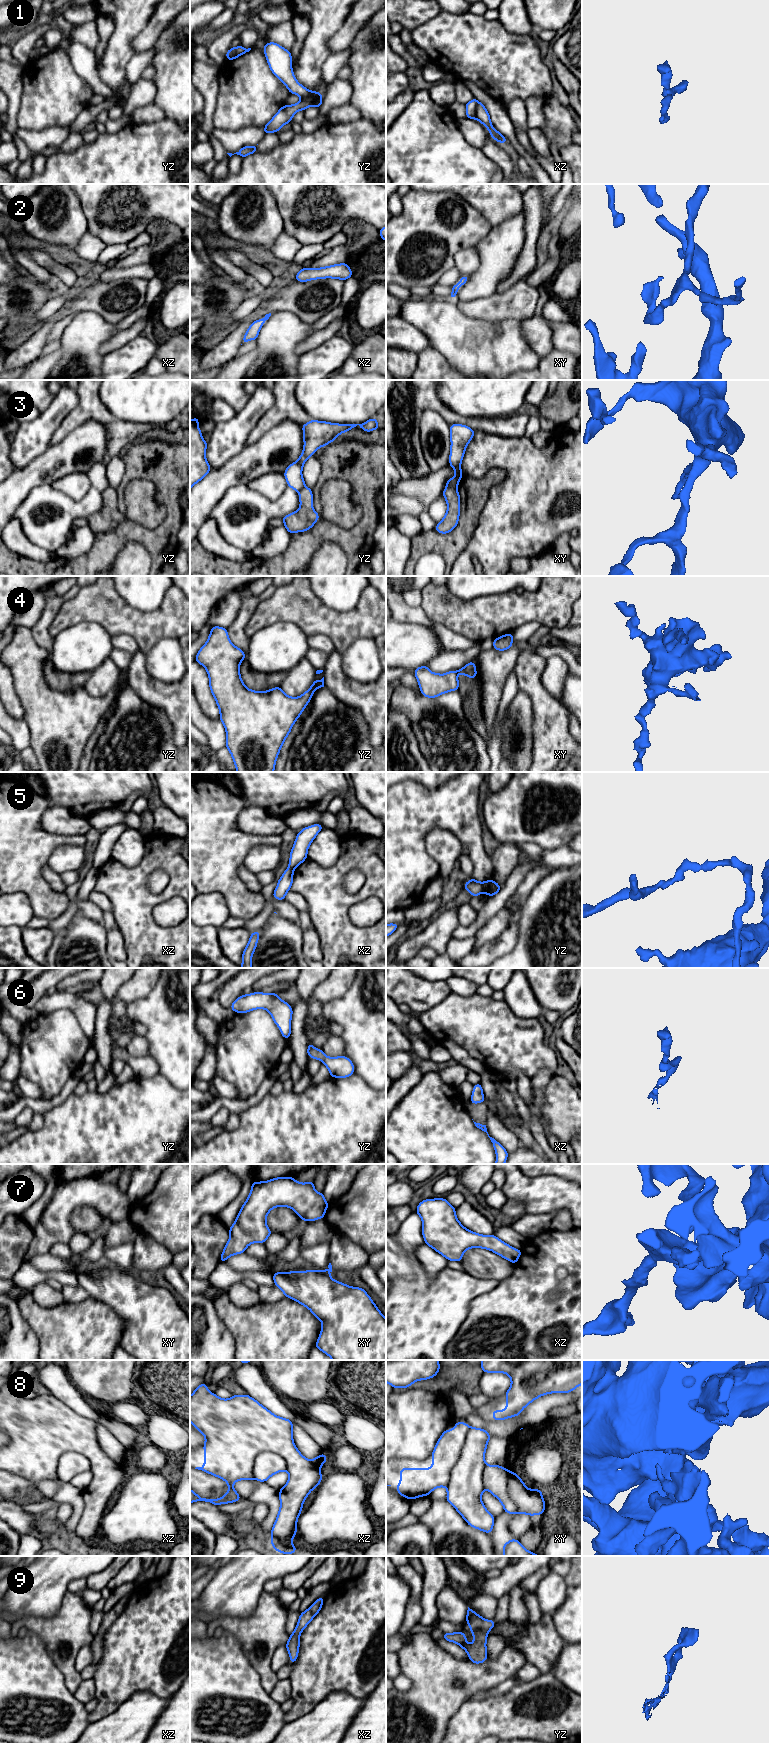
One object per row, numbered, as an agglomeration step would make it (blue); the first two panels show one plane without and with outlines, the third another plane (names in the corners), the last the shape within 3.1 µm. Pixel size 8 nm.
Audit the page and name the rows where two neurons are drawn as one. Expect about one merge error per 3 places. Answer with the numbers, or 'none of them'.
1, 3, 4, 5, 8

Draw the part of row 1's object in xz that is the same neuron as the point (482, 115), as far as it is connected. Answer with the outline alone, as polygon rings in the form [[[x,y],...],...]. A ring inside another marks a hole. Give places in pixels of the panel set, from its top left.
[[[478,101],[476,107],[476,120],[482,123],[490,133],[490,136],[499,143],[508,143],[508,140],[497,130],[493,128],[490,120],[490,115],[486,110],[486,107]]]

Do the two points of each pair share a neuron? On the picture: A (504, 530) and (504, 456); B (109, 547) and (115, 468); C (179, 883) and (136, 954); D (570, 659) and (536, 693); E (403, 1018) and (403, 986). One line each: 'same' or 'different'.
A: same
B: different
C: same
D: different
E: different

